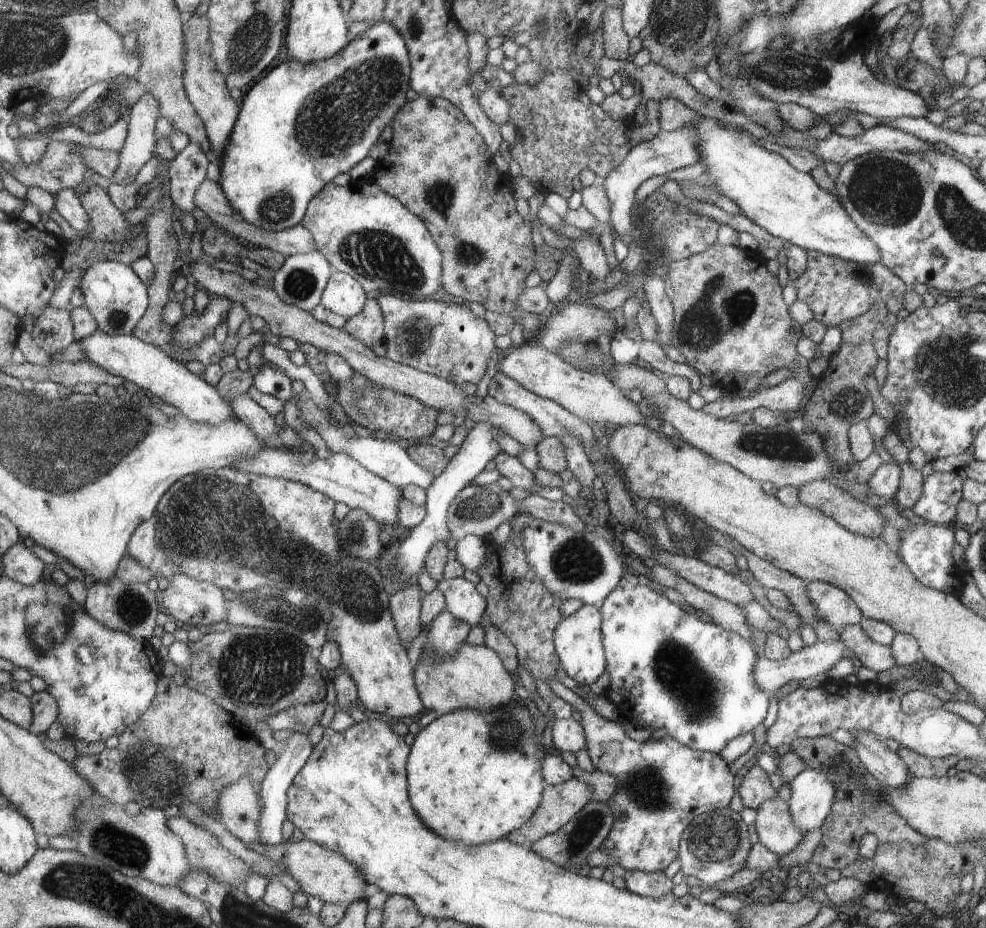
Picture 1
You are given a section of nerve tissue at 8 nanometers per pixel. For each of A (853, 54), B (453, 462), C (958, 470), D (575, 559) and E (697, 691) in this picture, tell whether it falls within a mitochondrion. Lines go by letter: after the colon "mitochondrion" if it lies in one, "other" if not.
A: other
B: other
C: other
D: mitochondrion
E: mitochondrion

